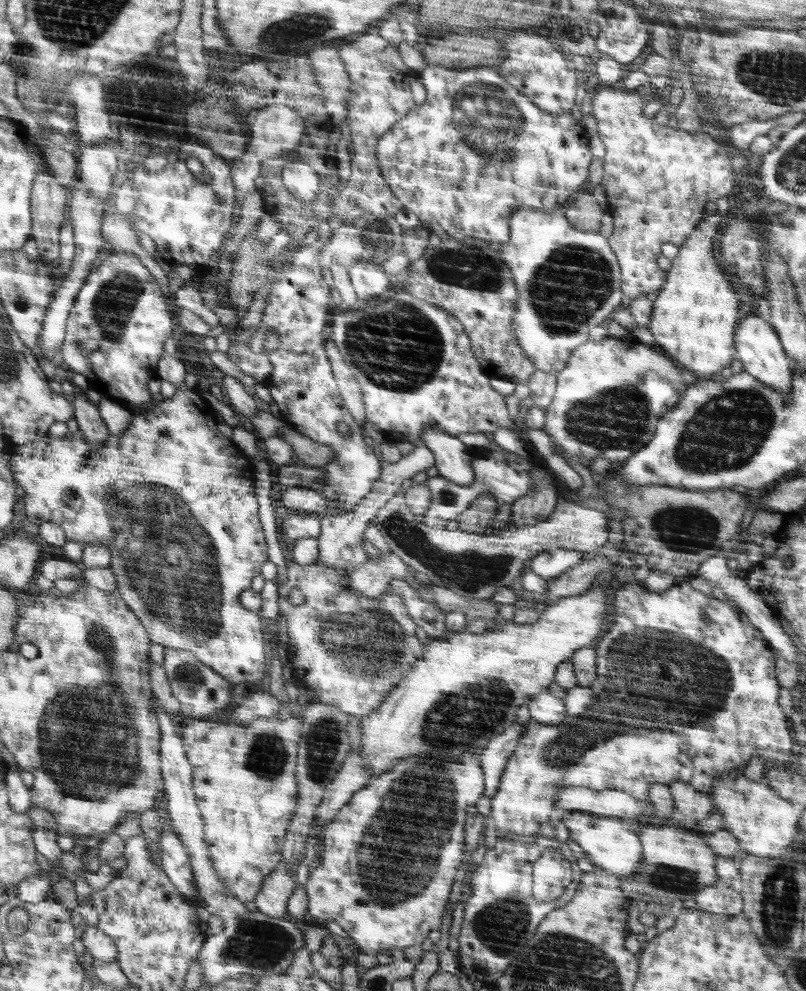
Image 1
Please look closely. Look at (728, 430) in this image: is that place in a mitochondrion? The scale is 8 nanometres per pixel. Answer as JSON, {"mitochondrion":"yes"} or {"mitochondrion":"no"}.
{"mitochondrion":"yes"}

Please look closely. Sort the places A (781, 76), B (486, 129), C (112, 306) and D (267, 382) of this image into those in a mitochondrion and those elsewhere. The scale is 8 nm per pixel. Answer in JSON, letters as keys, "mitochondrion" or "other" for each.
{"A":"mitochondrion","B":"mitochondrion","C":"mitochondrion","D":"other"}

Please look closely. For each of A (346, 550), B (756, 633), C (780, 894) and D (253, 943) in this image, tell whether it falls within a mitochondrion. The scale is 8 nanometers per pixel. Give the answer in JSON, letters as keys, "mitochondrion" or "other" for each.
{"A":"other","B":"other","C":"mitochondrion","D":"mitochondrion"}

